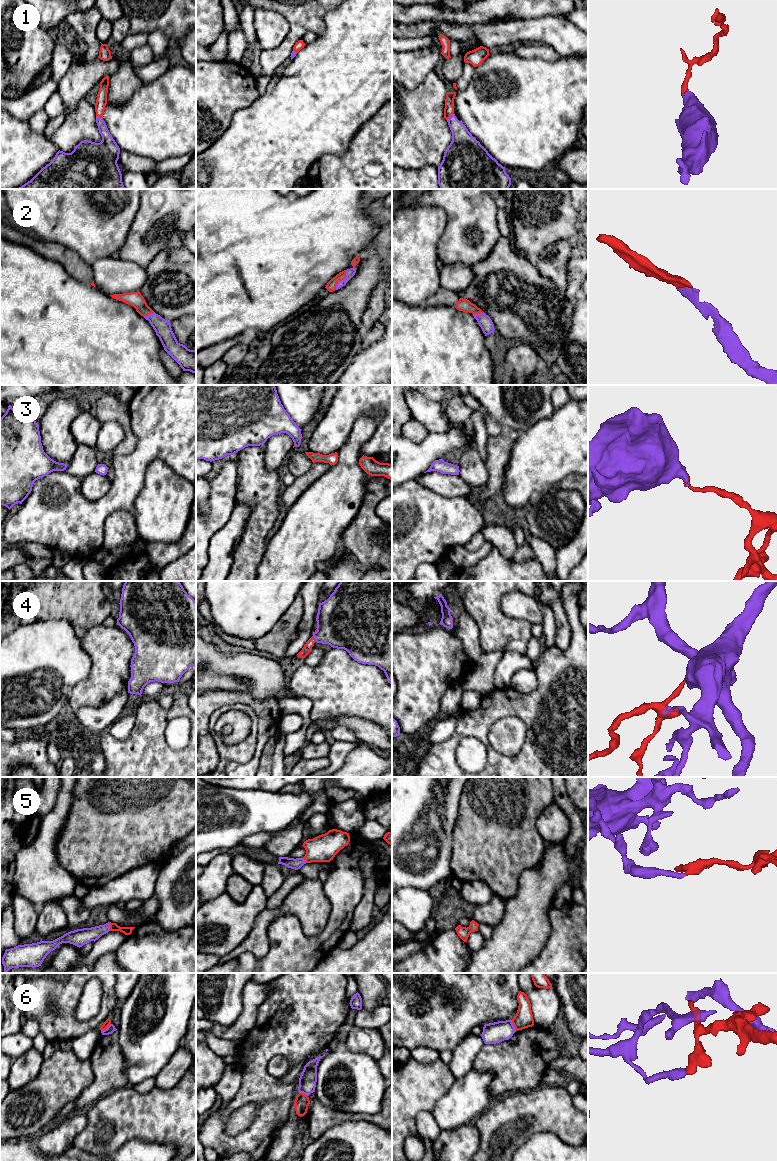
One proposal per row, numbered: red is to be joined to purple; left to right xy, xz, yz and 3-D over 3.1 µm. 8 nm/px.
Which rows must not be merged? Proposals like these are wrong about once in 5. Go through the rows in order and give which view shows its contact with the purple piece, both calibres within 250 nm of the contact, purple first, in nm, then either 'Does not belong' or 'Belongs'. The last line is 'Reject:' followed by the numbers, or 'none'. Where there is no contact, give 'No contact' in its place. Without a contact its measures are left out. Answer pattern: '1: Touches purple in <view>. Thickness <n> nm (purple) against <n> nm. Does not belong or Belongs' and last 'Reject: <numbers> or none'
1: Touches purple in yz. Thickness 200 nm (purple) against 80 nm. Belongs
2: Touches purple in xz. Thickness 70 nm (purple) against 80 nm. Belongs
3: Touches purple in xz. Thickness 220 nm (purple) against 20 nm. Belongs
4: Touches purple in xz. Thickness 400 nm (purple) against 70 nm. Belongs
5: Touches purple in xy. Thickness 140 nm (purple) against 60 nm. Belongs
6: Touches purple in xy. Thickness 70 nm (purple) against 50 nm. Does not belong
Reject: 6

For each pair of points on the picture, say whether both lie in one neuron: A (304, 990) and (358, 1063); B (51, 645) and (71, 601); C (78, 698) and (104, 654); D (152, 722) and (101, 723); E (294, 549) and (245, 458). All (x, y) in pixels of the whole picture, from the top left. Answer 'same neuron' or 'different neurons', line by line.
A: different neurons
B: different neurons
C: same neuron
D: different neurons
E: different neurons

